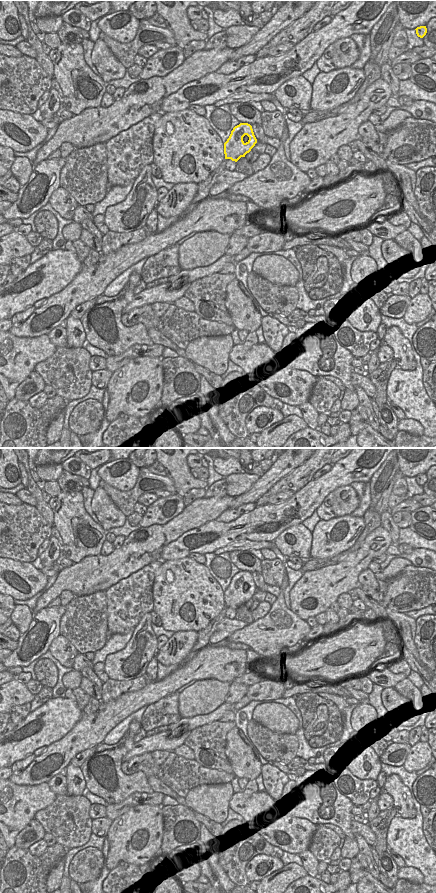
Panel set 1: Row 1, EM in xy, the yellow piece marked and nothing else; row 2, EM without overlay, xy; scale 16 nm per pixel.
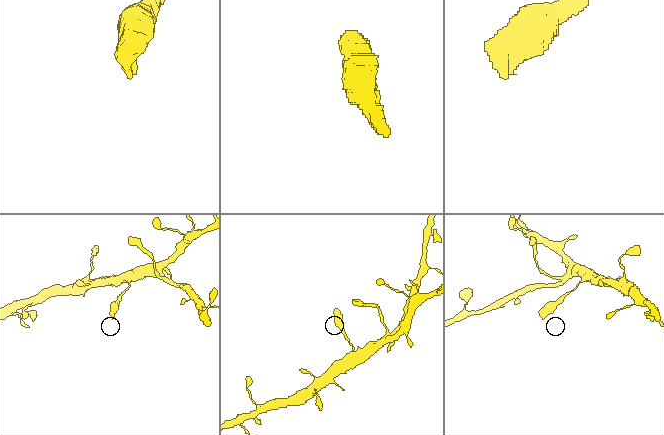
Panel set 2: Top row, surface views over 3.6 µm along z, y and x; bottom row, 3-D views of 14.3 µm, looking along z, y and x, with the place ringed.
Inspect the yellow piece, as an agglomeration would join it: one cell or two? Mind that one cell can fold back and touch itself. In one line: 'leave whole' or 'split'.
leave whole

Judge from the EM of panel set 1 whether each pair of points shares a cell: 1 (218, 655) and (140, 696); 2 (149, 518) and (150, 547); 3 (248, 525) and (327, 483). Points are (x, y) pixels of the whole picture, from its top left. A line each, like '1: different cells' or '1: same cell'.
1: same cell
2: different cells
3: same cell

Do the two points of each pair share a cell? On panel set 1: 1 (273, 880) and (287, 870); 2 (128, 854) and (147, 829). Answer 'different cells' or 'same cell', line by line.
1: same cell
2: same cell

